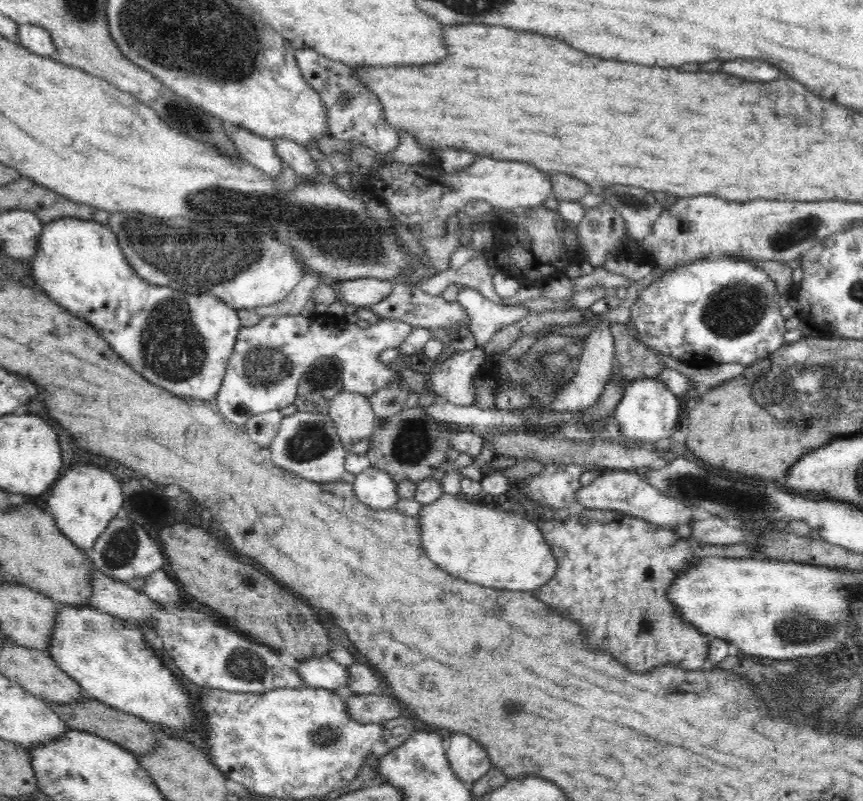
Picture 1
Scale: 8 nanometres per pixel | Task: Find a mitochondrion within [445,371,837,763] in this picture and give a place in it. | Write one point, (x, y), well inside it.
(741, 499)

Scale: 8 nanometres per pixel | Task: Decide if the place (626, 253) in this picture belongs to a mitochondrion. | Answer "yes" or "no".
no

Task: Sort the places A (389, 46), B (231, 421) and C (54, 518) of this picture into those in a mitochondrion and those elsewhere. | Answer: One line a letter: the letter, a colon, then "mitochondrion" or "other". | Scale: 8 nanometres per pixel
A: other
B: other
C: other

